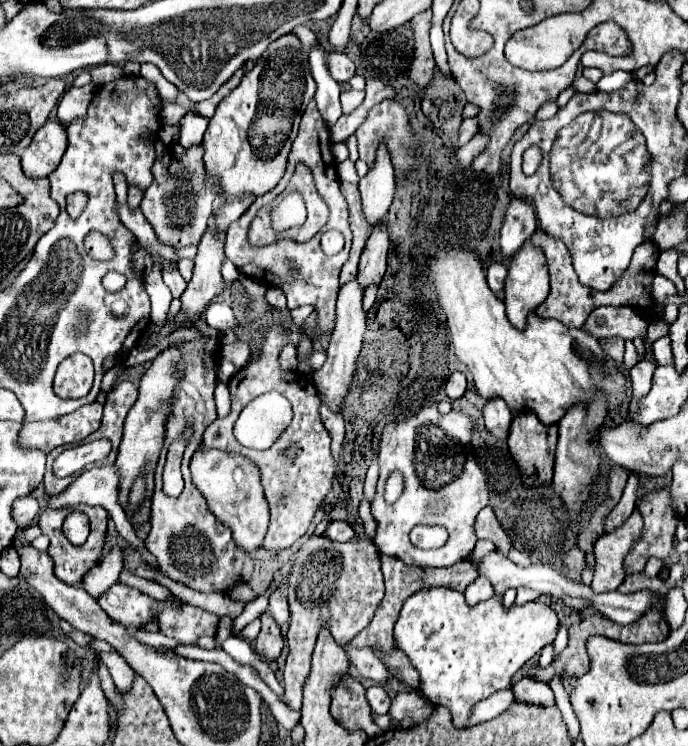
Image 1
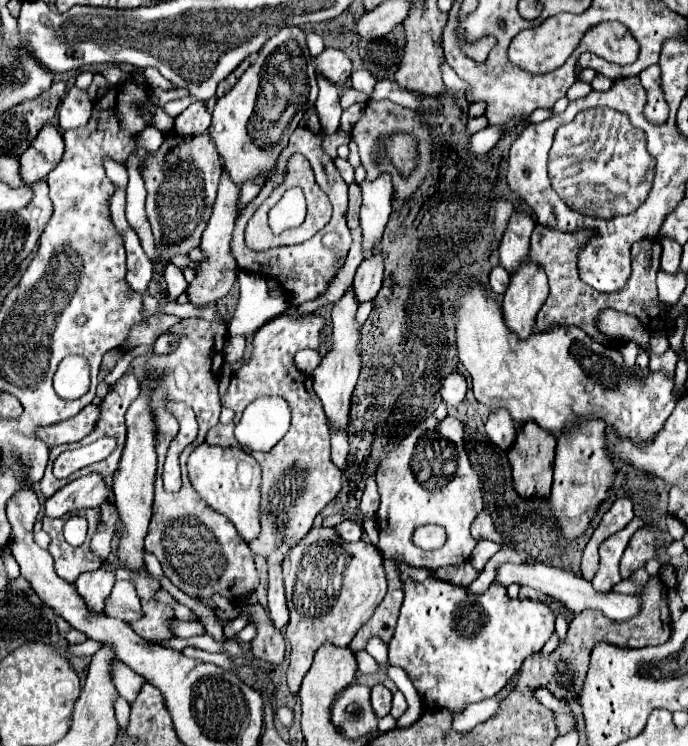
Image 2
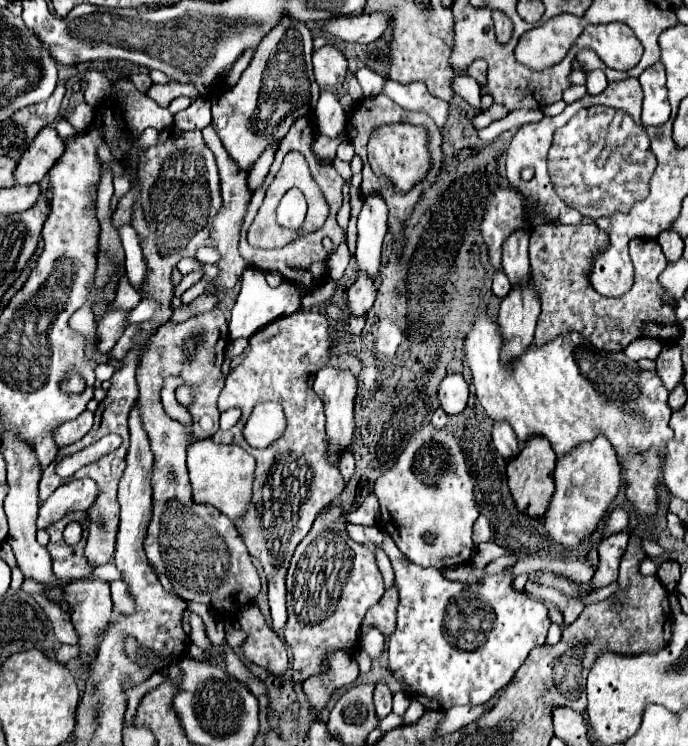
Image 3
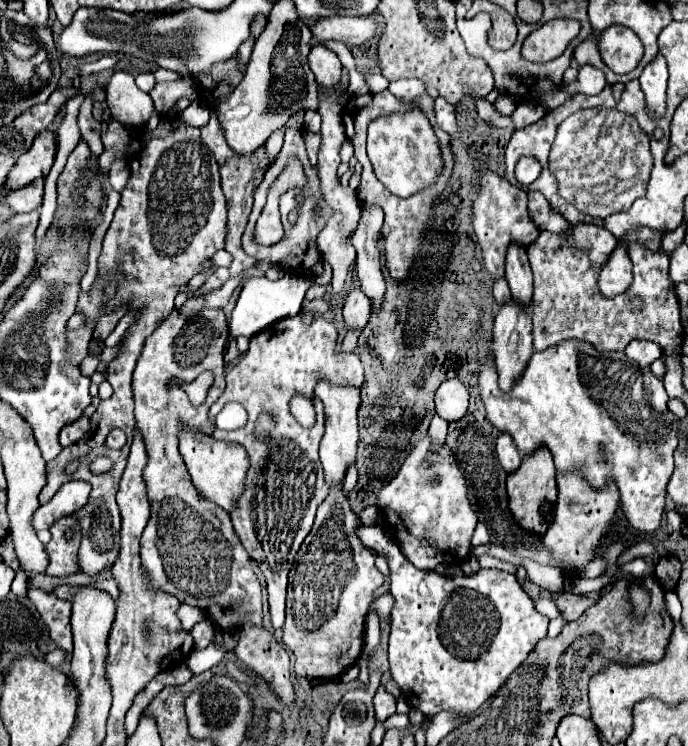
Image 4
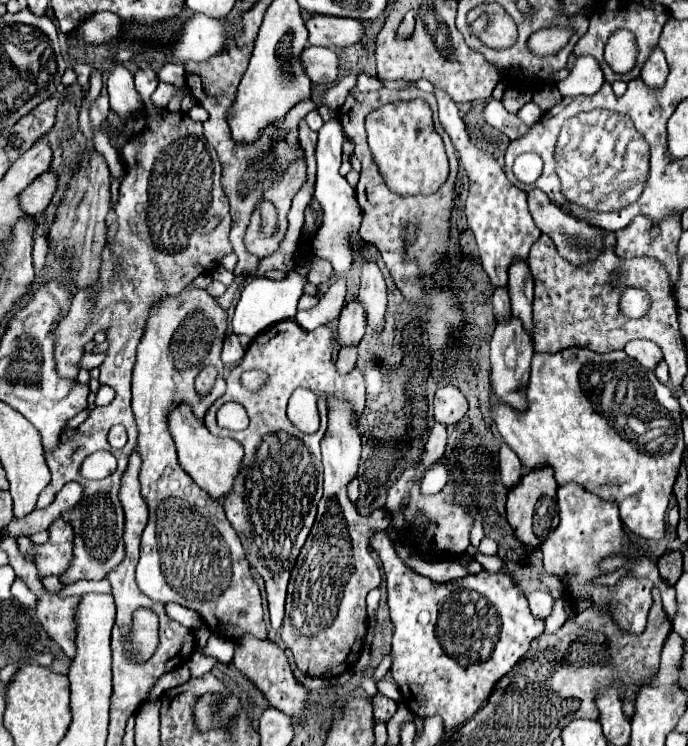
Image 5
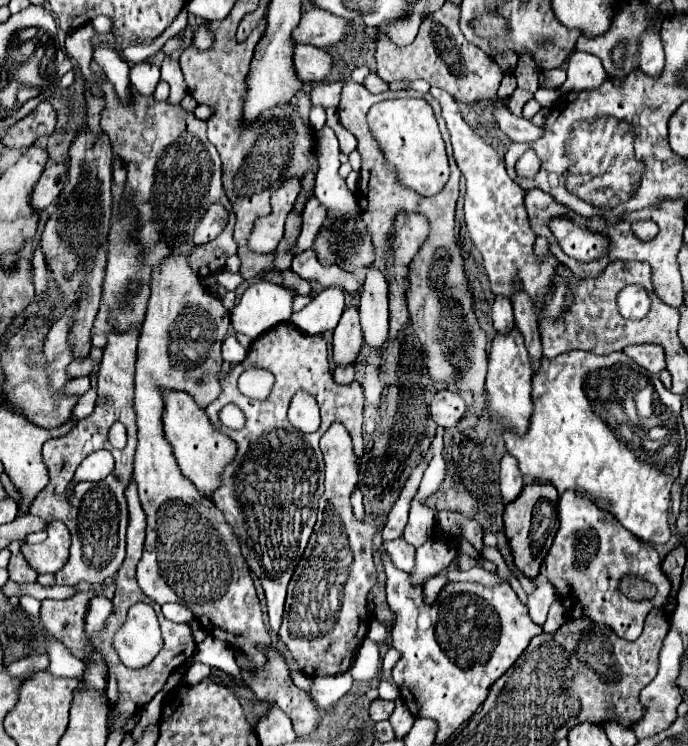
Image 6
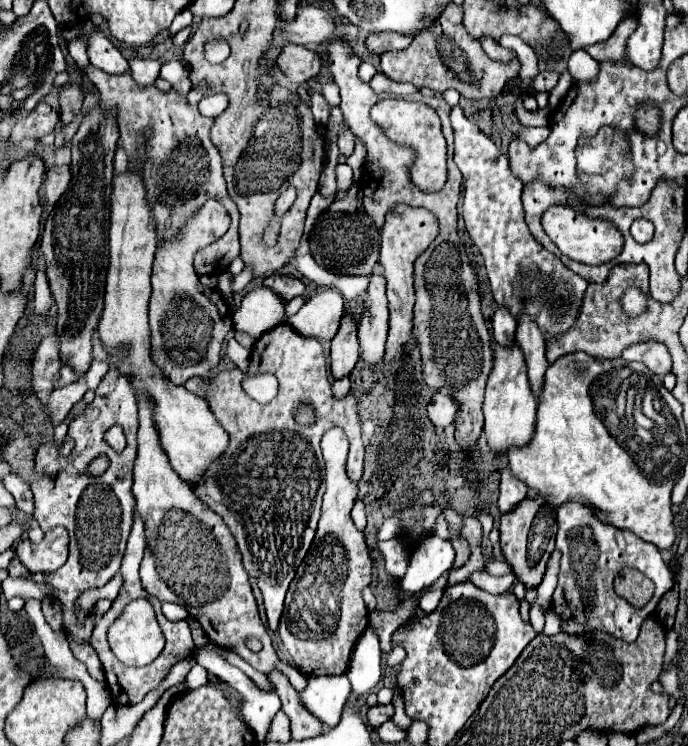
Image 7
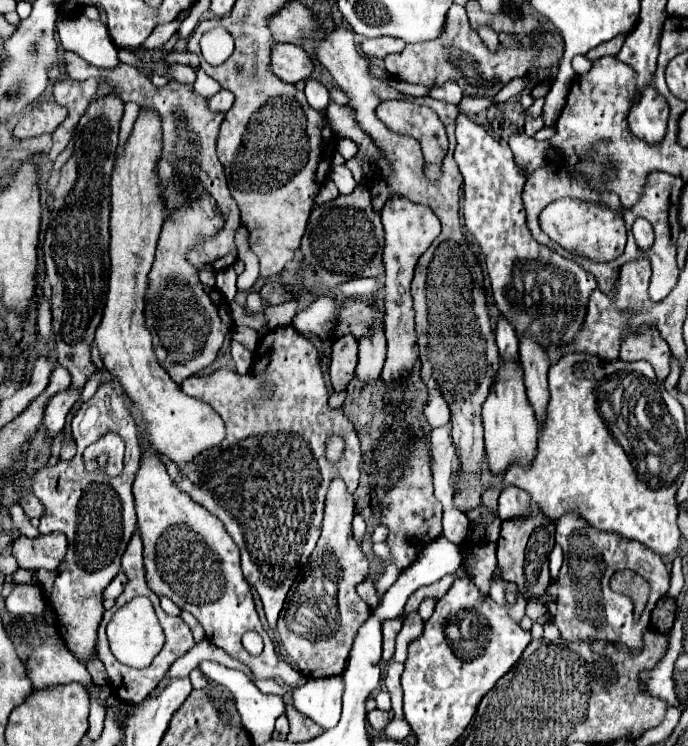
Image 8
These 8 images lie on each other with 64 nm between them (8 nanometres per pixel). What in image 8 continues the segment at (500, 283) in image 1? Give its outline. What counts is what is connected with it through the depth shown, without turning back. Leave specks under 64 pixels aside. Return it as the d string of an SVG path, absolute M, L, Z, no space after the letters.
M500 318L496 324L496 344L500 348L500 360L502 362L518 362L520 354L518 354L518 338L514 328L508 324L506 318Z

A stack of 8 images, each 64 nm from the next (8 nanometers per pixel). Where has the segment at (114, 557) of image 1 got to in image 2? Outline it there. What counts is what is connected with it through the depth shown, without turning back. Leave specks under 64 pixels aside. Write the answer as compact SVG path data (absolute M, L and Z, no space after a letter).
M104 568L86 572L74 582L74 588L84 600L84 604L88 604L88 610L96 614L104 614L104 600L108 600L112 586L114 586L114 574L106 572Z

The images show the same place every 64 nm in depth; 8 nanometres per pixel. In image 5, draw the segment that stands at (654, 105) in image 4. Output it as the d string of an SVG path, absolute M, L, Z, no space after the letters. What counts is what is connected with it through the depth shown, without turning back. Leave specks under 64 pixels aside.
M656 46L652 48L650 58L642 66L642 80L648 84L648 88L660 90L666 82L666 76L668 76L667 61L664 58L664 52Z

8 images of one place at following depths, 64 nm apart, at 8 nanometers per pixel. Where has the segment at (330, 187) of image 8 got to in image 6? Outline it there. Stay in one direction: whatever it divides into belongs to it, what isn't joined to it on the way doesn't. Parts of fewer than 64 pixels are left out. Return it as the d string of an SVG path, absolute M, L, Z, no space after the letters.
M312 196L305 205L302 213L302 228L296 246L300 251L313 247L314 240L324 225L327 217L326 208Z

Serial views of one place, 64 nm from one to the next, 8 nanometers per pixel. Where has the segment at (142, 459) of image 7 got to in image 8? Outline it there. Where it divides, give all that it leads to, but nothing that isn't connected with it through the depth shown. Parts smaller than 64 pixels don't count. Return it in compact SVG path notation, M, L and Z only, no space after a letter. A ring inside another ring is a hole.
M148 440L144 448L146 452L134 480L134 500L138 532L144 542L148 586L156 594L168 596L180 610L190 612L202 624L206 638L234 660L248 666L254 678L282 678L284 682L296 684L300 674L290 664L278 660L274 644L258 620L250 584L240 570L240 550L224 524L172 484L166 466L156 458L158 452L148 446ZM248 630L264 638L264 652L260 656L250 656L240 642L242 634Z

